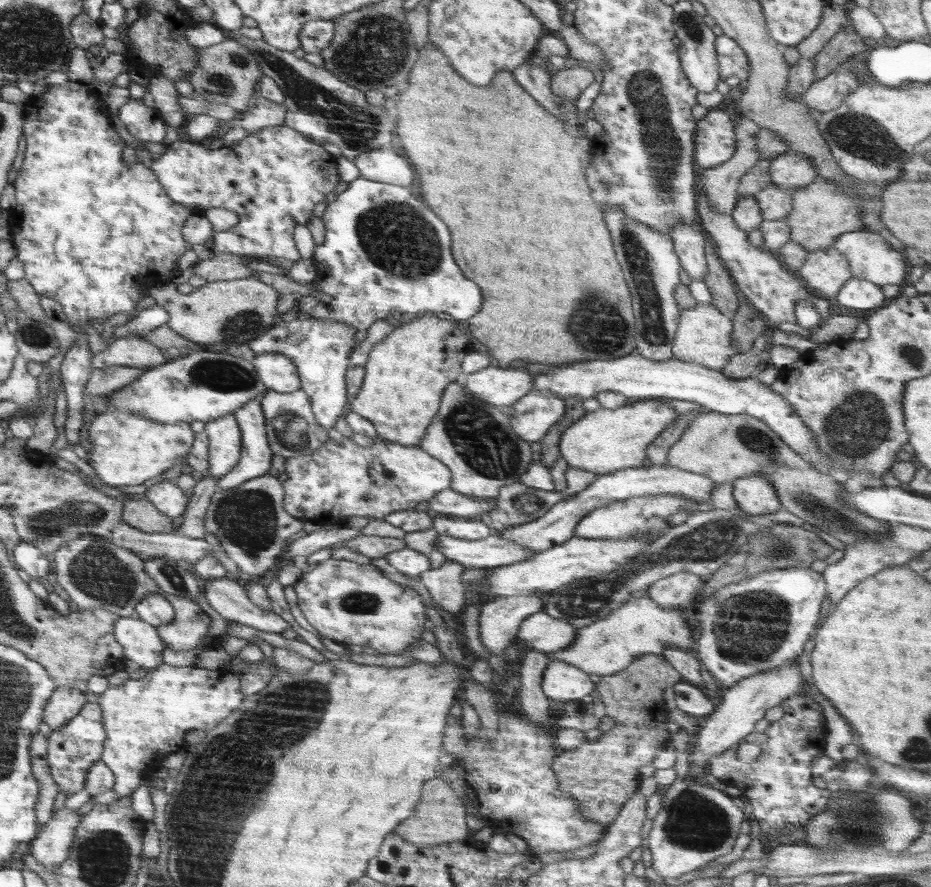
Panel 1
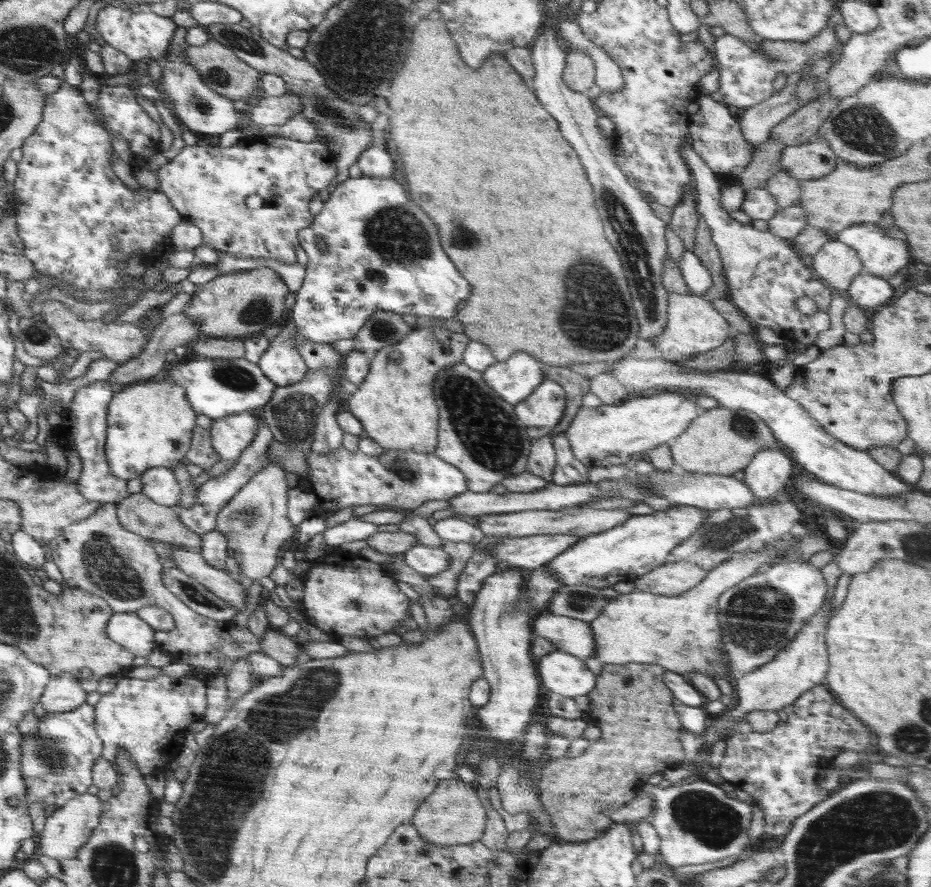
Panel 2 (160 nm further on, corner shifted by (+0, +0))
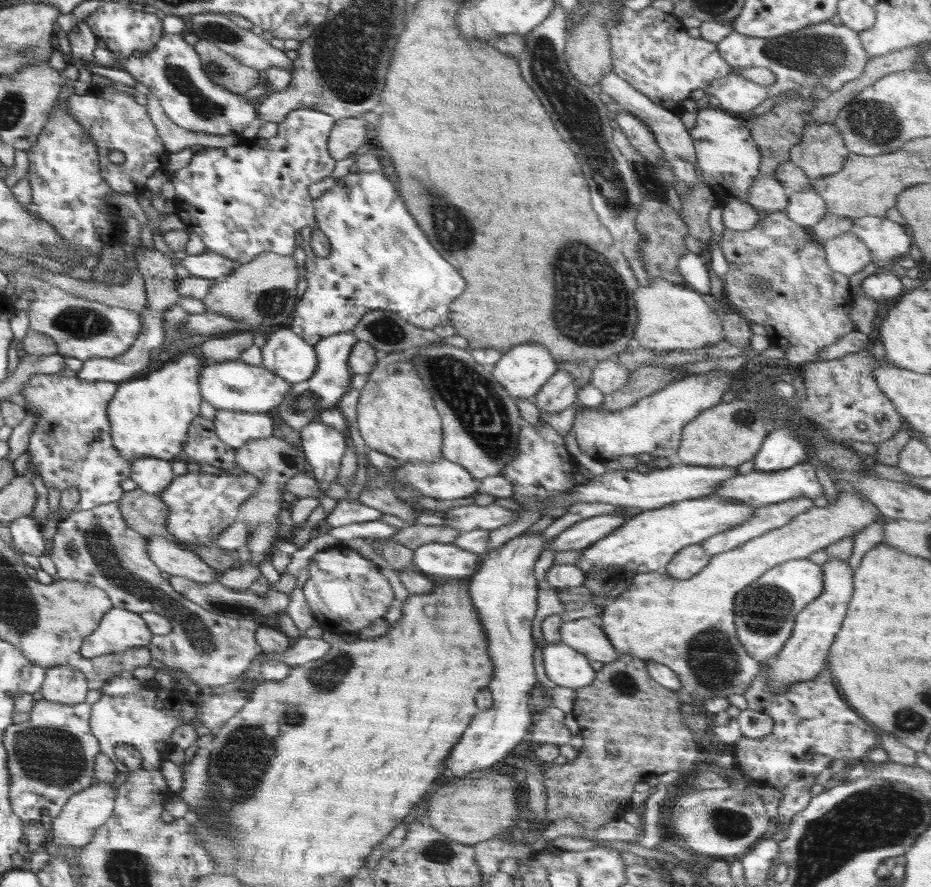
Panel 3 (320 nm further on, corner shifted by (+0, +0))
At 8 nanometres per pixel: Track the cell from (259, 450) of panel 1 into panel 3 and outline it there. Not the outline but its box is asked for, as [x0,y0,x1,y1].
[159,472,258,549]

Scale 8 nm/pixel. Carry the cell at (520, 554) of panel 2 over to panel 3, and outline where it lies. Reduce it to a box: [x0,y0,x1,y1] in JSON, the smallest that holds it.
[552,512,627,553]

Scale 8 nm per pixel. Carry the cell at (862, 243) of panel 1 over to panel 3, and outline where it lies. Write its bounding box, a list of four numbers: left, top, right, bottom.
[849,216,912,260]

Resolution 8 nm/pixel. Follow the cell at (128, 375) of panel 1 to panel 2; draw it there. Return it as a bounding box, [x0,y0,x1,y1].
[108,313,202,389]

